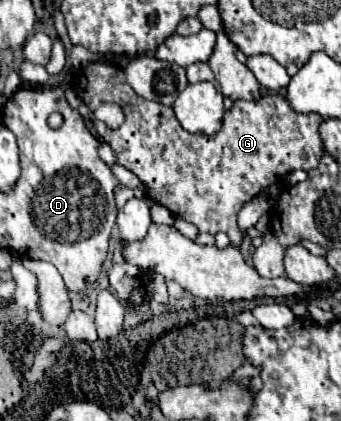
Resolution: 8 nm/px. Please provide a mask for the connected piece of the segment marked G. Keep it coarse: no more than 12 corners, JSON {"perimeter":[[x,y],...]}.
{"perimeter":[[114,63],[76,93],[148,197],[198,231],[244,233],[244,203],[324,155],[318,113],[234,101],[214,135],[142,99]]}

